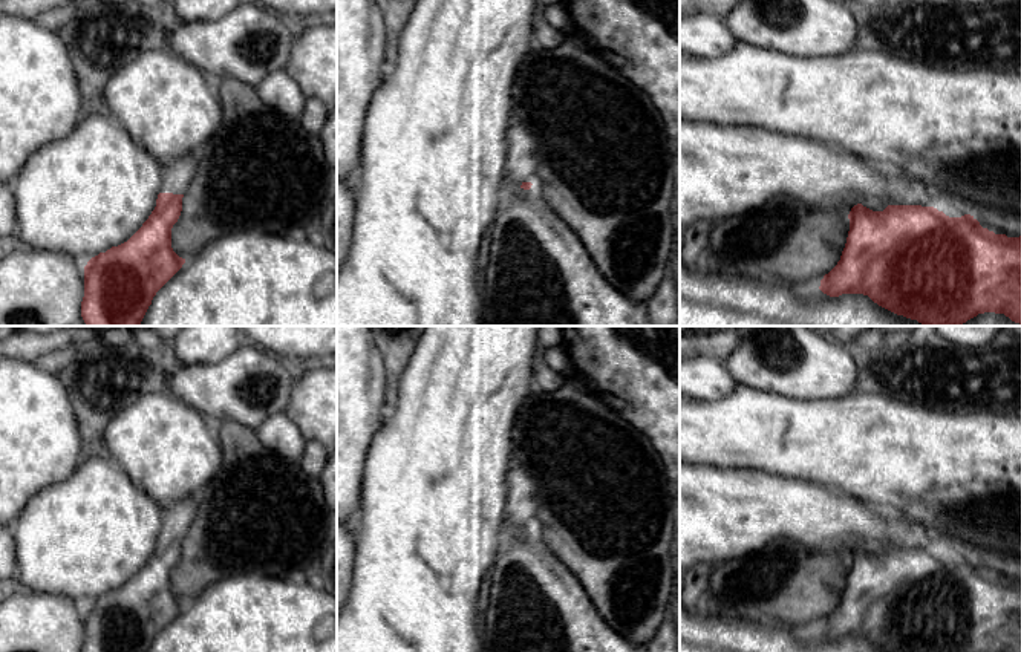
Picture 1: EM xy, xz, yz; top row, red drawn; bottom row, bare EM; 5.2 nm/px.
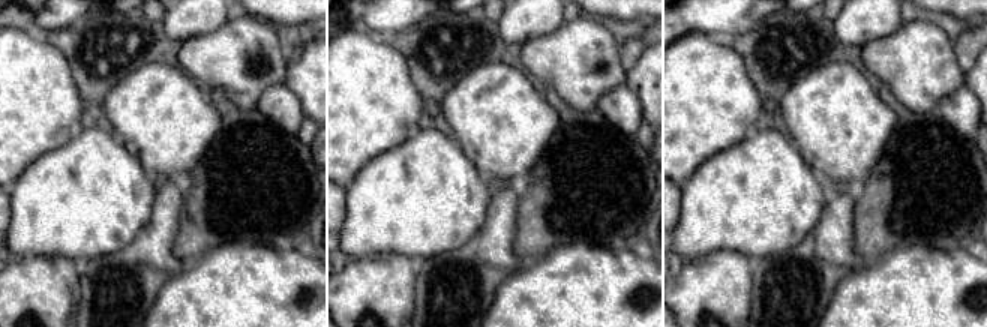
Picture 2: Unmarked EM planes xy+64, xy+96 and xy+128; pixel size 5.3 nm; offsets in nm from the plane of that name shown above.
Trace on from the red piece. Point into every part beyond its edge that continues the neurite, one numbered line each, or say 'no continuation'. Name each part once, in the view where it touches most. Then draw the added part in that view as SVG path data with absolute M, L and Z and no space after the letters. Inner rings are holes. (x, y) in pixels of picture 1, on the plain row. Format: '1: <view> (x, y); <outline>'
1: xy (178, 516); M193 494L164 505L159 536L184 537L196 516L197 499L199 494Z

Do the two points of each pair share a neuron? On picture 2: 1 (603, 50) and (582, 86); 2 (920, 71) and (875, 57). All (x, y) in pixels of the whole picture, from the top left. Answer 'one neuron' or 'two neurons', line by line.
1: one neuron
2: one neuron

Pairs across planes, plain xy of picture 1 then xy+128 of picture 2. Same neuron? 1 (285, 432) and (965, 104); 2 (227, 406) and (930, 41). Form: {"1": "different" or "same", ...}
{"1": "same", "2": "same"}

